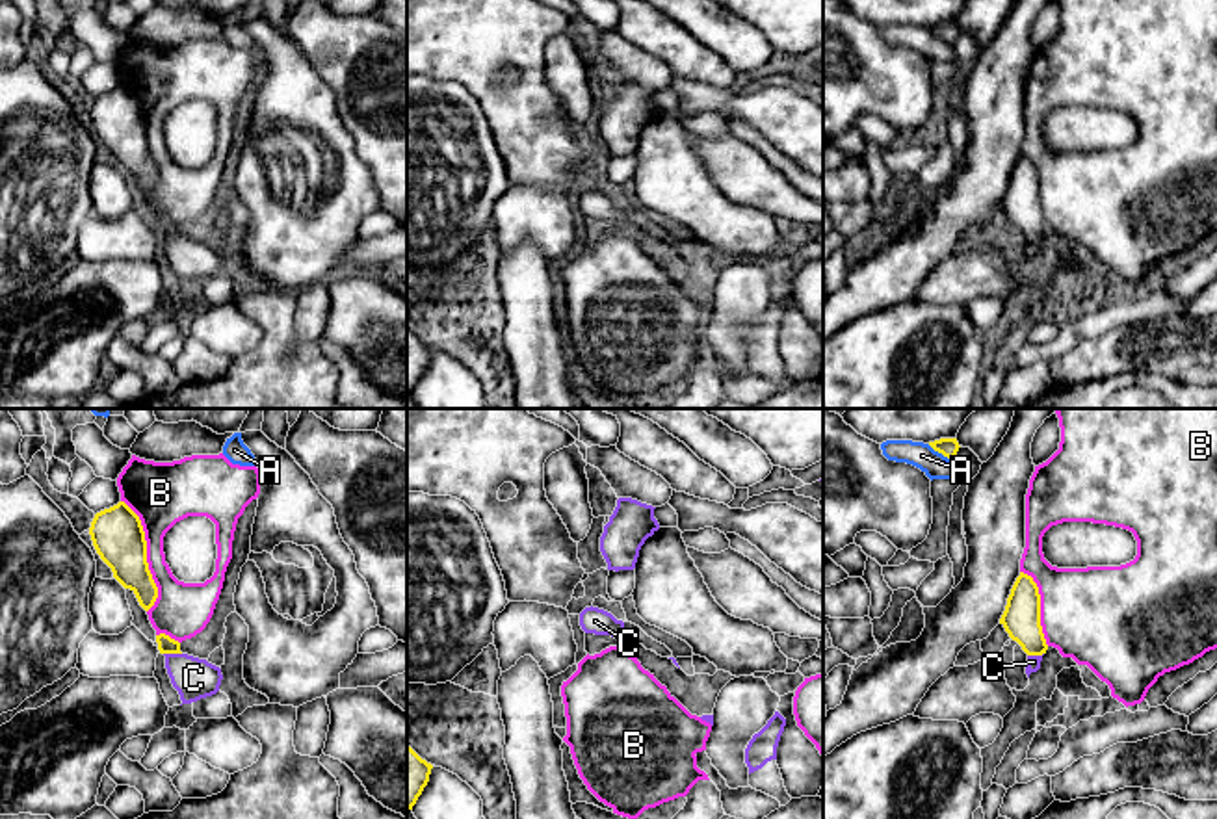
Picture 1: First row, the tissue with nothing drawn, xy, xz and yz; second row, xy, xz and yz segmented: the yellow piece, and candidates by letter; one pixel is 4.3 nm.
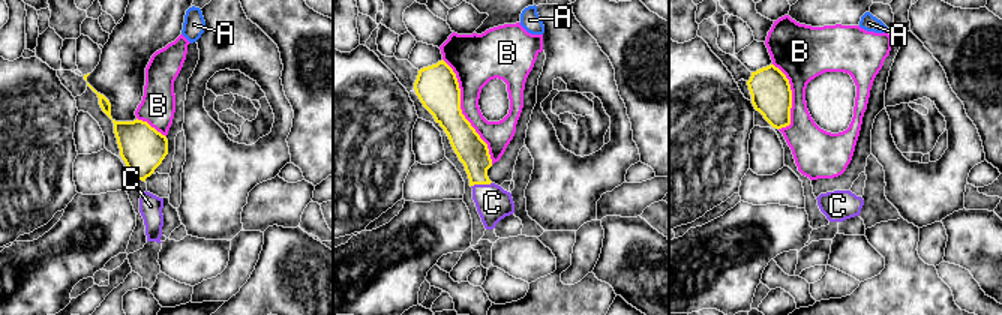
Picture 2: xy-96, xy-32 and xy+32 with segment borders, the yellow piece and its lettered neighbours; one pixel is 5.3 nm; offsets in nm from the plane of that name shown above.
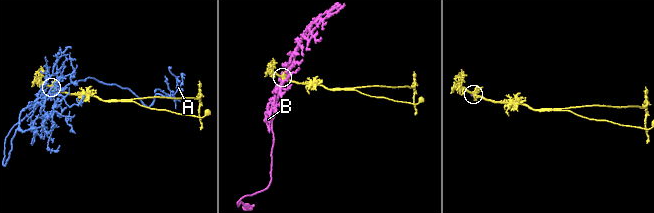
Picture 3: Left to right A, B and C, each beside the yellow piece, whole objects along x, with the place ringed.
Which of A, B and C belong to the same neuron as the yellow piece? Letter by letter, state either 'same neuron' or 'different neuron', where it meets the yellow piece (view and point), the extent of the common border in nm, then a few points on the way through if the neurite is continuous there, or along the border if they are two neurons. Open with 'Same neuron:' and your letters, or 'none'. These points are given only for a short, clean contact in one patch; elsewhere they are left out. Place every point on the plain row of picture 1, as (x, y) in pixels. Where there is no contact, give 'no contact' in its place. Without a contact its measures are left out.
Same neuron: C
A: different neuron; meets yellow in yz at (941, 36); contact 130 nm long; border along yz (928, 28), (952, 45)
B: different neuron; meets yellow in xy at (145, 140); contact 500 nm long
C: same neuron; meets yellow in xy at (173, 236); contact 80 nm long

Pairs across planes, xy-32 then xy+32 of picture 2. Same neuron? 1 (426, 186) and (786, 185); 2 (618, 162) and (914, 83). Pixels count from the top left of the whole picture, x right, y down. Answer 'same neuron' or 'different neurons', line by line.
1: same neuron
2: same neuron

